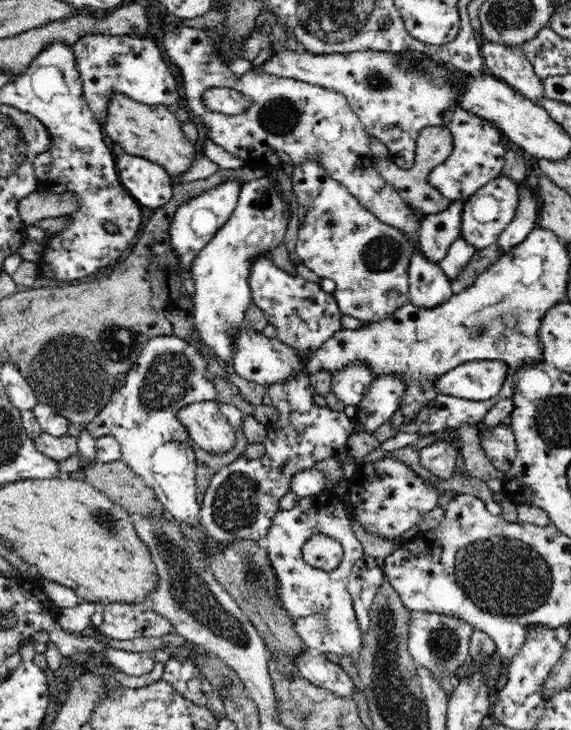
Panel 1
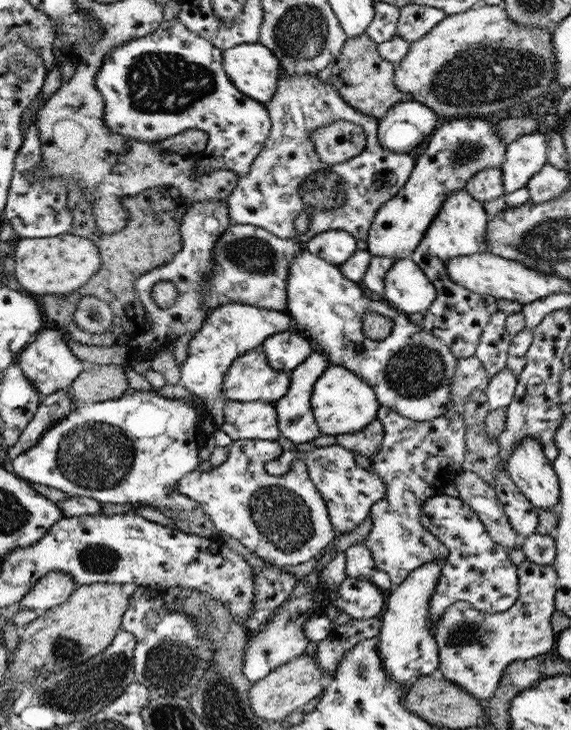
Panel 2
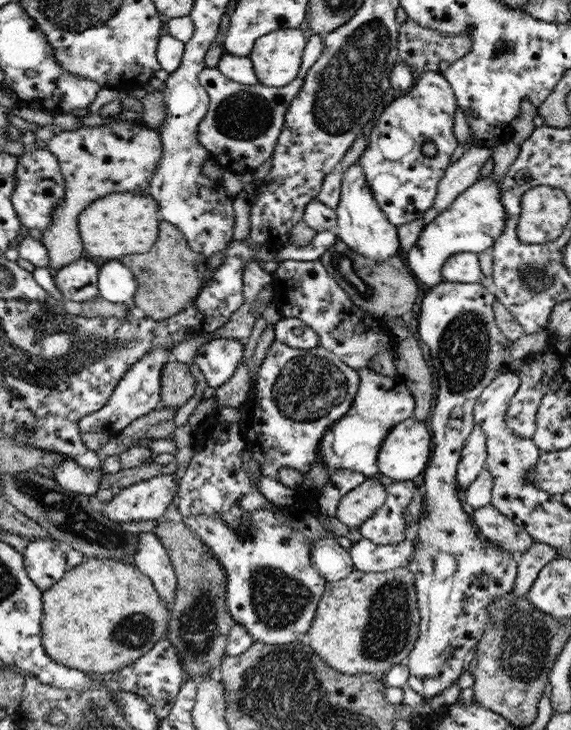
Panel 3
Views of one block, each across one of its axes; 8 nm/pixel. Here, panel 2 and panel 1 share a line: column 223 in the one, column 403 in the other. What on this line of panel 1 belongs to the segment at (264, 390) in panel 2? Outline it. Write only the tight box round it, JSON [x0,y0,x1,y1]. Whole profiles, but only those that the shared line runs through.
[354,374,404,435]

